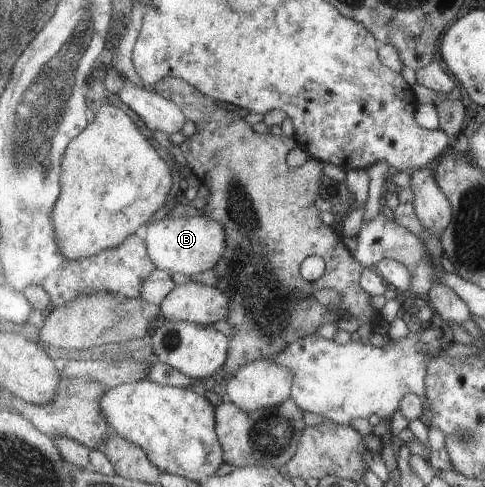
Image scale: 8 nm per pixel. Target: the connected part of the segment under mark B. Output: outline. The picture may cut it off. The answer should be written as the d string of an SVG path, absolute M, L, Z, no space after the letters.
M208 215L168 218L147 225L145 237L147 250L161 270L182 274L186 277L214 269L227 248L225 225Z

